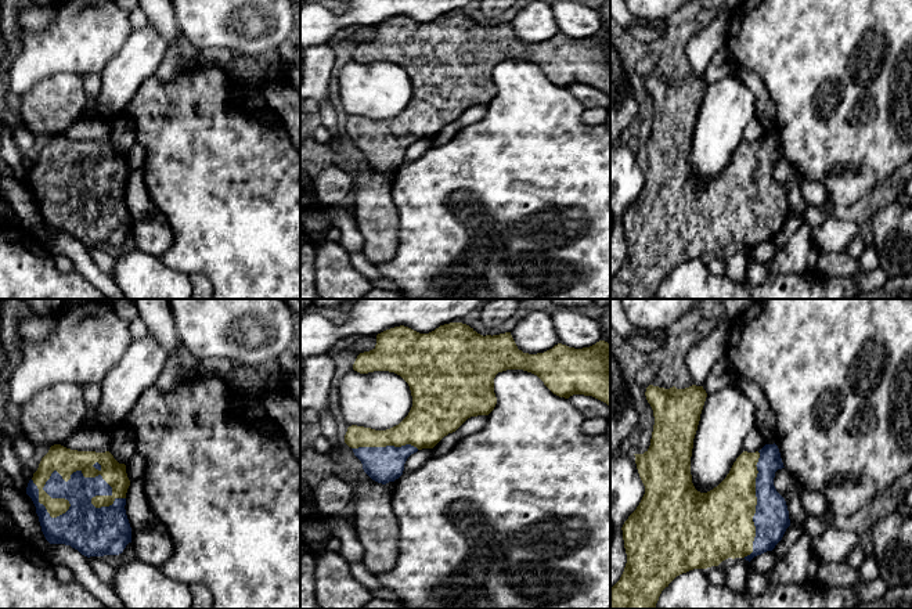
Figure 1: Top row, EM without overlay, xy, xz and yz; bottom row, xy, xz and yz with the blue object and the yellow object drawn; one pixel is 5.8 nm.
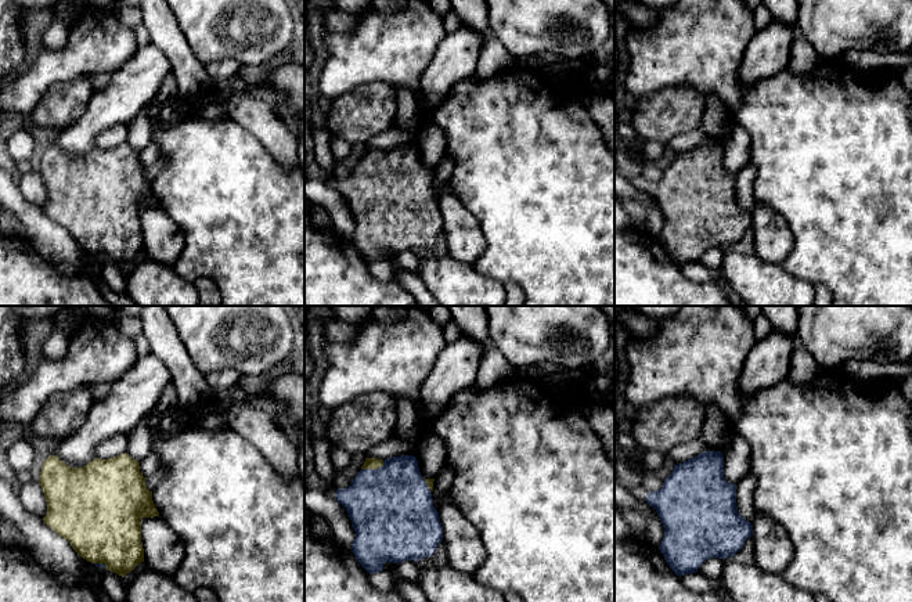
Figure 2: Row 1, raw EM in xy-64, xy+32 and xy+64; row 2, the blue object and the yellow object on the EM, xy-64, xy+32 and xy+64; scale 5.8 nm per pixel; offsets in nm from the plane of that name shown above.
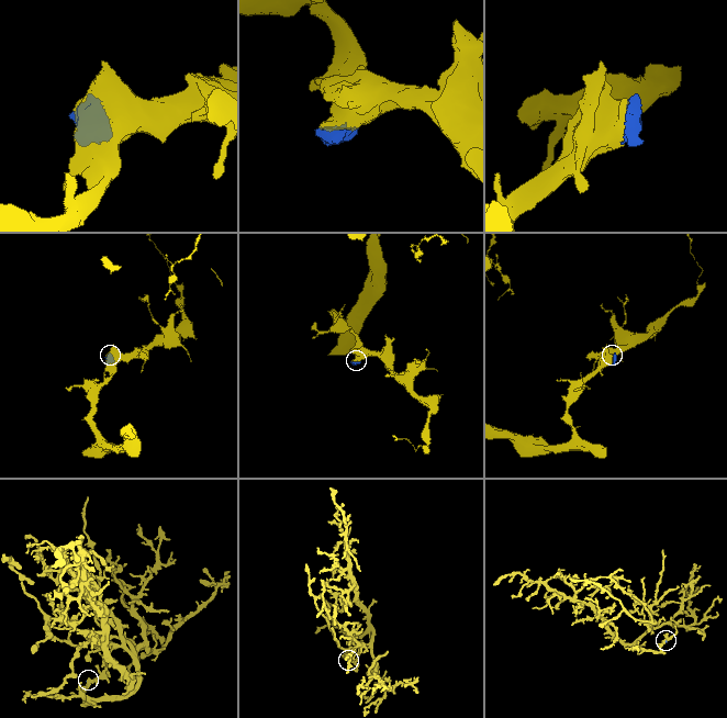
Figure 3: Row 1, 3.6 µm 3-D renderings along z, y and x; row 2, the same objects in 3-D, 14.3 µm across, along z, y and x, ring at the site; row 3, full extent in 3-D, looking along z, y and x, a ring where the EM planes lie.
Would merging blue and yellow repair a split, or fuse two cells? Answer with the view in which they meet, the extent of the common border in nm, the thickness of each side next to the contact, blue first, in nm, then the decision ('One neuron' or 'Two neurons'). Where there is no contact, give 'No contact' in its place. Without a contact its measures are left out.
Touches blue in xy. Shared border 550 nm. Thickness 190 nm (blue) against 160 nm. One neuron

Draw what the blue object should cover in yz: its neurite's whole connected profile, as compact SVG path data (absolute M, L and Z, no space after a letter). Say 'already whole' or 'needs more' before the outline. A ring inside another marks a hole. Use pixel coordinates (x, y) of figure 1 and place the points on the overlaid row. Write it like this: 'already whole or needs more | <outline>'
needs more | M649 385L645 396L653 410L655 425L649 448L644 454L634 454L645 494L621 527L627 563L620 580L610 588L610 609L656 609L662 591L677 576L718 566L728 558L745 558L750 562L754 556L772 551L790 526L786 501L774 486L775 472L785 468L775 443L765 444L756 453L743 451L717 487L700 493L692 483L691 457L706 390L696 385L685 389Z

